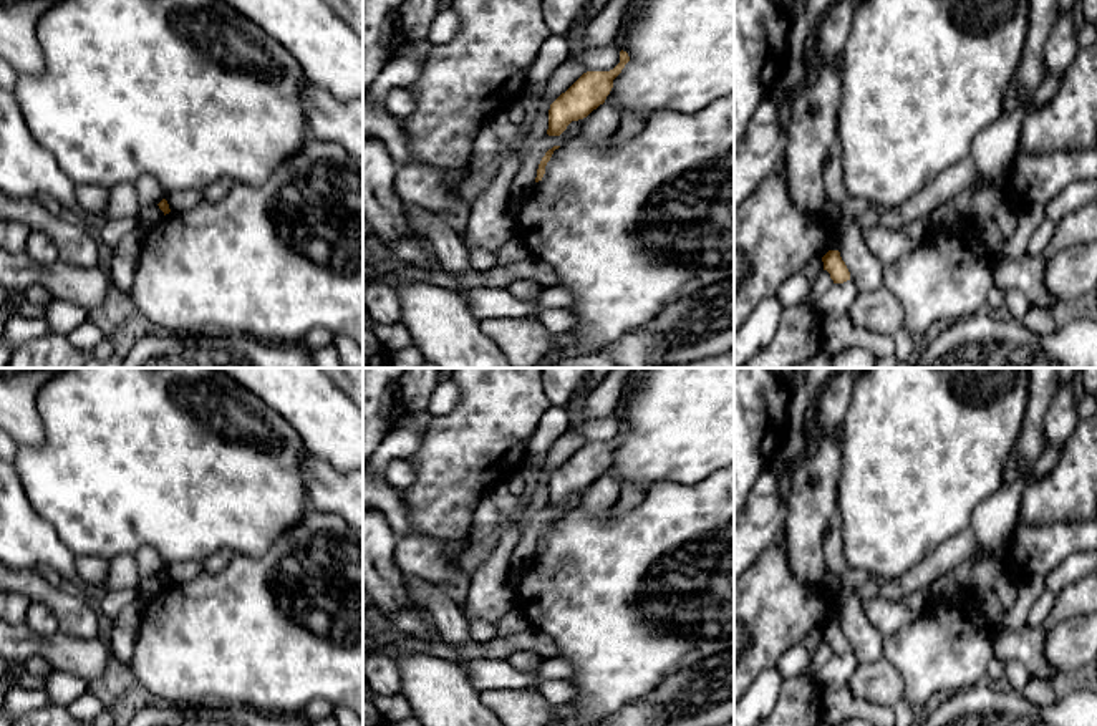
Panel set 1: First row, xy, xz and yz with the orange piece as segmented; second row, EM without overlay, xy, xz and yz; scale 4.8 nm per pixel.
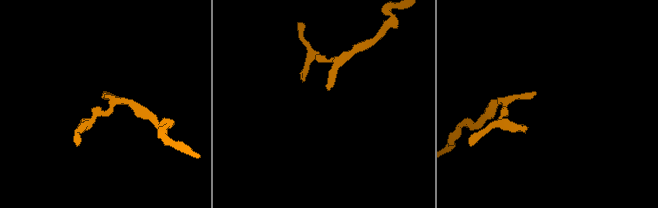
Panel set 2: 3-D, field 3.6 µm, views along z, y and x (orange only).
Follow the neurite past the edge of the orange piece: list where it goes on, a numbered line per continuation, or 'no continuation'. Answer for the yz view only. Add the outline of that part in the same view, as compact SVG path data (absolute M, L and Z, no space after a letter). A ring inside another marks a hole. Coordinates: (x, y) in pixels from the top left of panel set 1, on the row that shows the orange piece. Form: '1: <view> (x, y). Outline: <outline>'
no continuation

